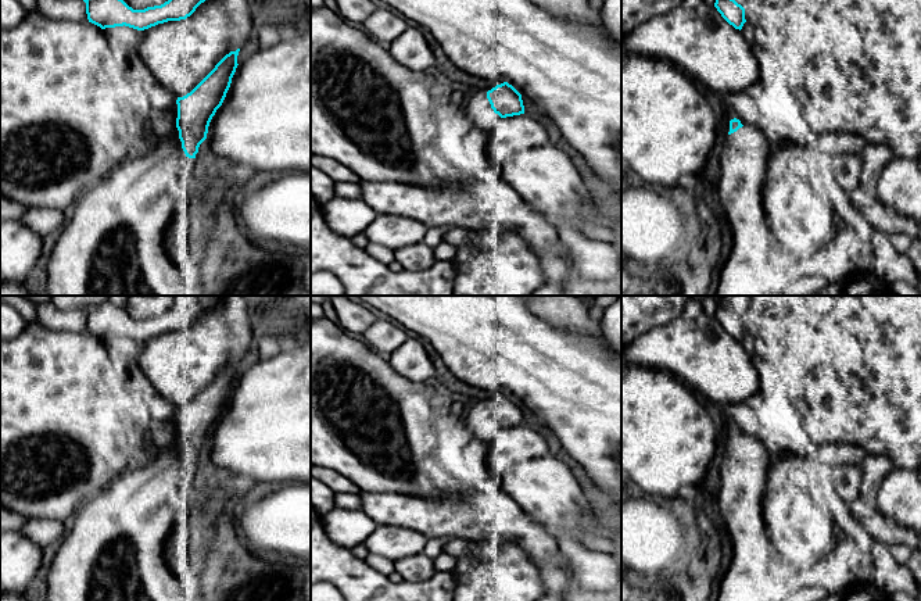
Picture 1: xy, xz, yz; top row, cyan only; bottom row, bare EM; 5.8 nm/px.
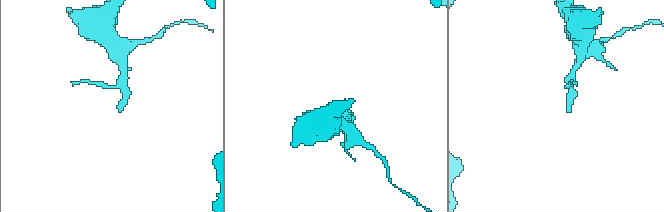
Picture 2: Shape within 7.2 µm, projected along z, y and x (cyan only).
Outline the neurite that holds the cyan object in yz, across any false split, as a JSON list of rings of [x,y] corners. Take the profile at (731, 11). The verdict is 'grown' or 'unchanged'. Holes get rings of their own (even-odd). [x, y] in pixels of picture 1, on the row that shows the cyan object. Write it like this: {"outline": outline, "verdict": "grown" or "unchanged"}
{"outline": [[[716,0],[714,7],[721,17],[735,29],[742,29],[745,19],[745,8],[735,0]]], "verdict": "unchanged"}

